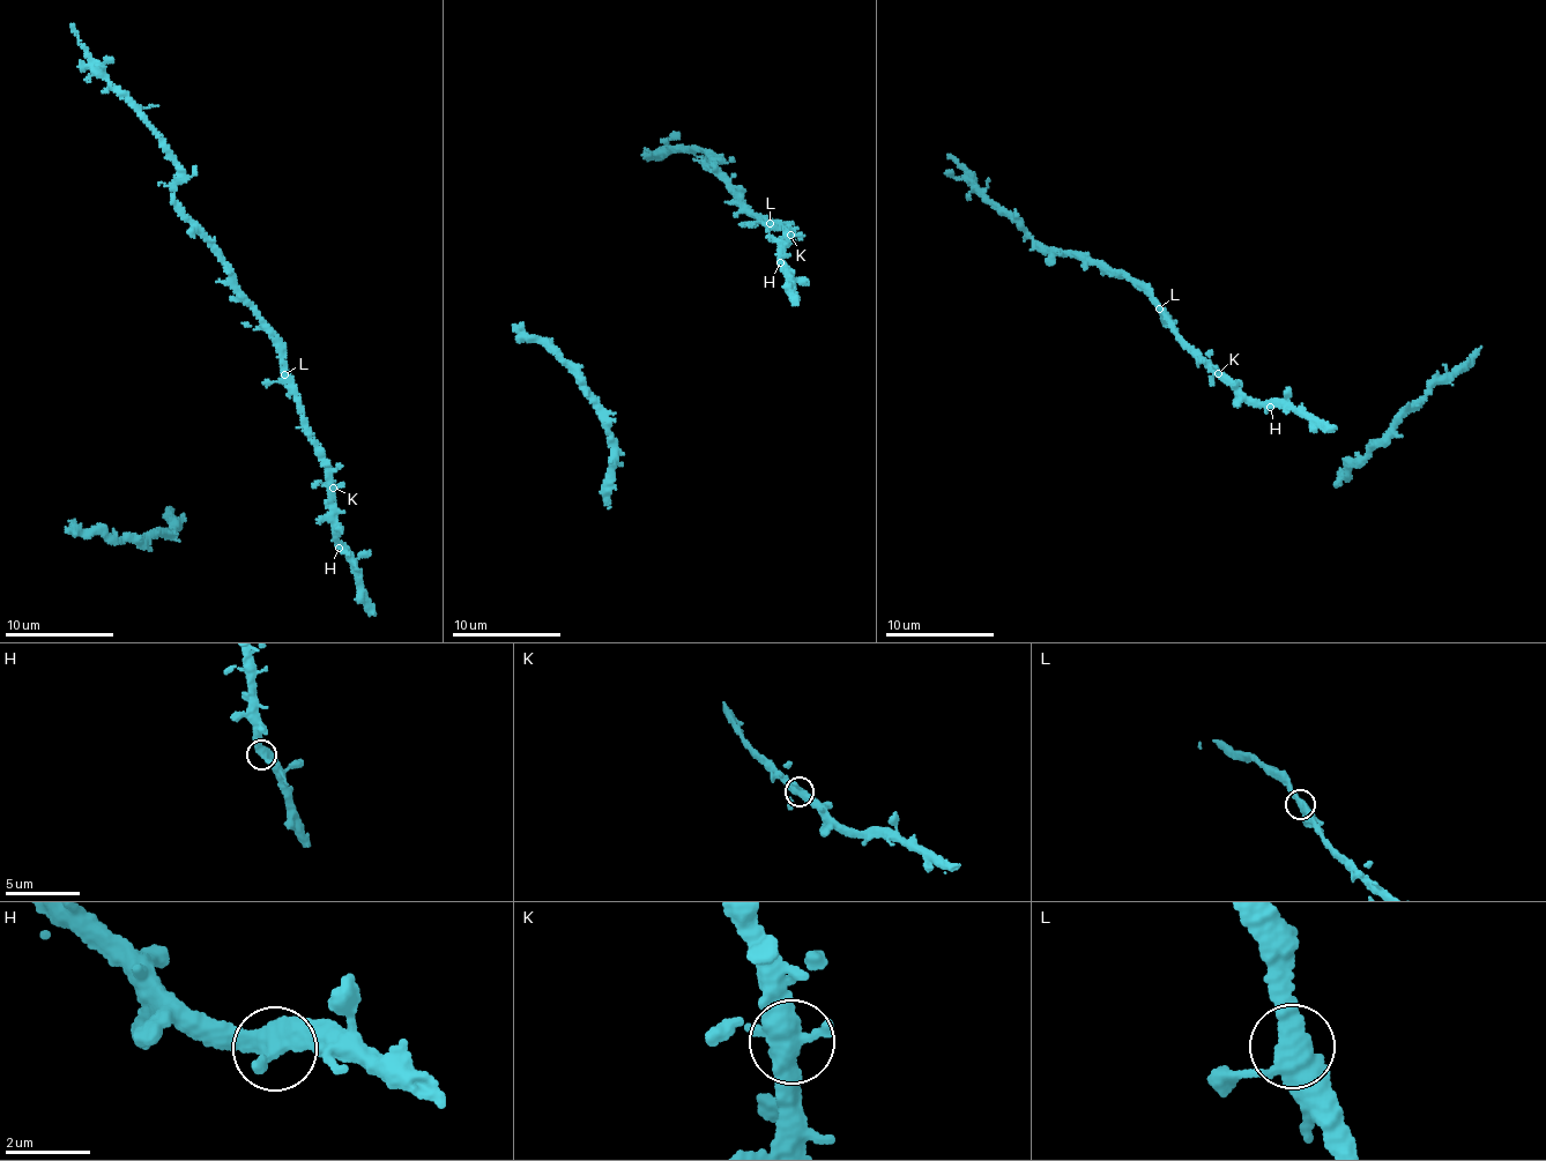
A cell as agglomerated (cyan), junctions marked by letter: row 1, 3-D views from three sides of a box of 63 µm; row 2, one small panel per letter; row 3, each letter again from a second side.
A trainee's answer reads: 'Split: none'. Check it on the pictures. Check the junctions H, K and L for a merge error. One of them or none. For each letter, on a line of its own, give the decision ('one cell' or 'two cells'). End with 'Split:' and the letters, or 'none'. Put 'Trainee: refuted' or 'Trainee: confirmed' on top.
Trainee: confirmed
H: one cell
K: one cell
L: one cell
Split: none

